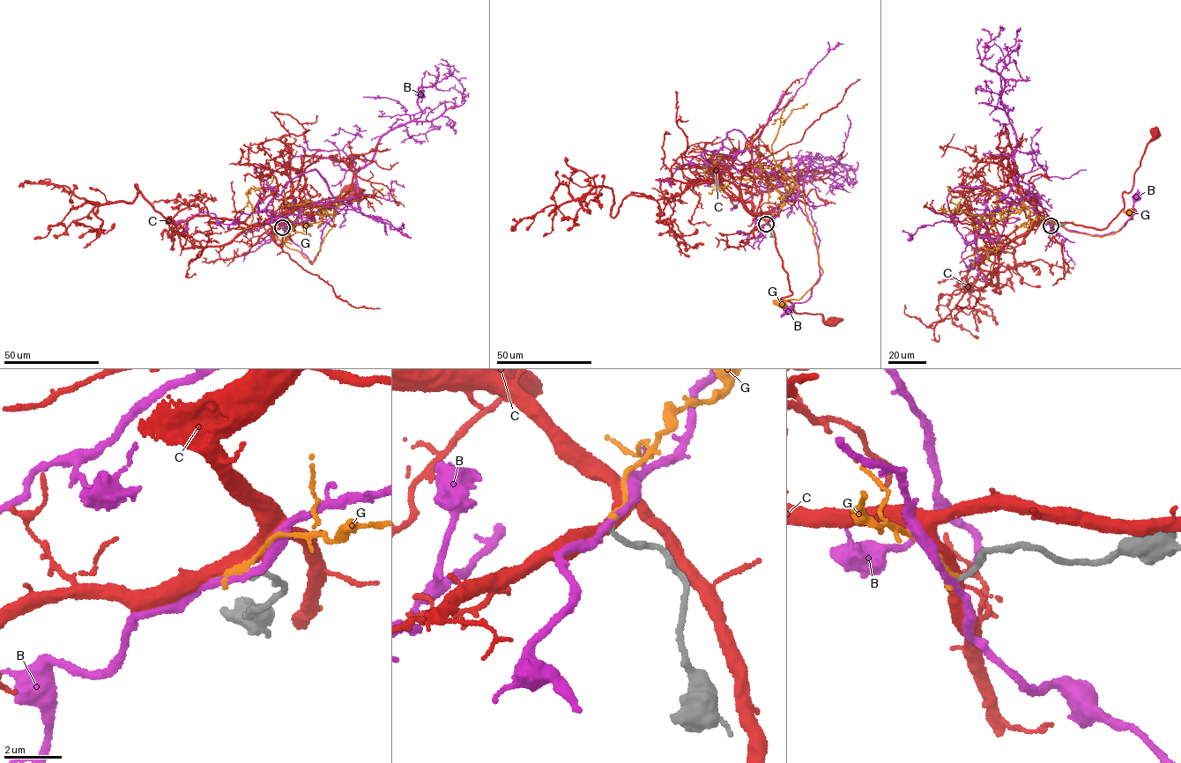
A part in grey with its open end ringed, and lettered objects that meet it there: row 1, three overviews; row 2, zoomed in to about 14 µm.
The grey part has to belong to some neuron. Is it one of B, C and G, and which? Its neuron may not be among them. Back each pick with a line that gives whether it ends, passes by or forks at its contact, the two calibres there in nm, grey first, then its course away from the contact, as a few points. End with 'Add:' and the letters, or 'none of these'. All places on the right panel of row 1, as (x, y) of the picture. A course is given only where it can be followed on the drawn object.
Add: none of these

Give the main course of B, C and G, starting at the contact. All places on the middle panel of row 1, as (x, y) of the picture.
B: (766, 224), (804, 191), (808, 158), (798, 166), (798, 199), (813, 228), (820, 277), (809, 298), (787, 309)
C: (765, 224), (771, 227), (792, 293), (782, 300), (791, 302), (796, 313), (820, 314), (825, 322), (831, 322)
G: (765, 224), (783, 205), (783, 196), (798, 187), (803, 195), (822, 272), (800, 299), (780, 304)

